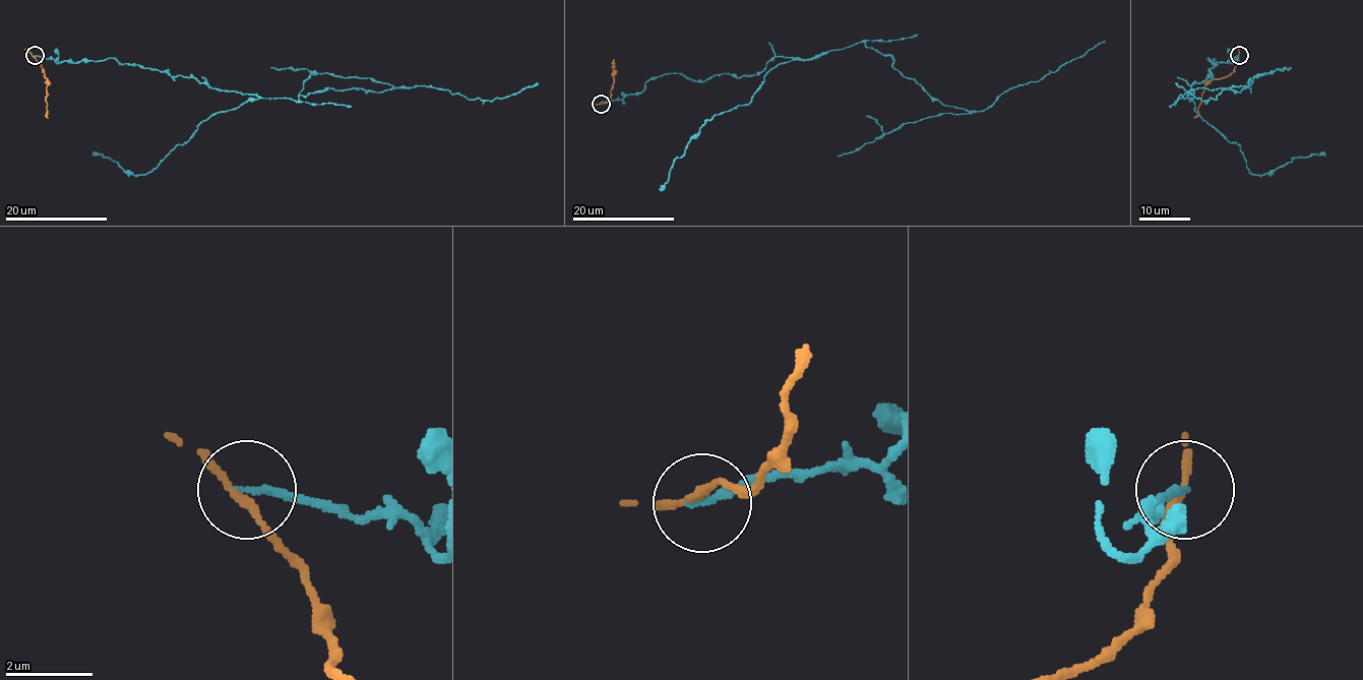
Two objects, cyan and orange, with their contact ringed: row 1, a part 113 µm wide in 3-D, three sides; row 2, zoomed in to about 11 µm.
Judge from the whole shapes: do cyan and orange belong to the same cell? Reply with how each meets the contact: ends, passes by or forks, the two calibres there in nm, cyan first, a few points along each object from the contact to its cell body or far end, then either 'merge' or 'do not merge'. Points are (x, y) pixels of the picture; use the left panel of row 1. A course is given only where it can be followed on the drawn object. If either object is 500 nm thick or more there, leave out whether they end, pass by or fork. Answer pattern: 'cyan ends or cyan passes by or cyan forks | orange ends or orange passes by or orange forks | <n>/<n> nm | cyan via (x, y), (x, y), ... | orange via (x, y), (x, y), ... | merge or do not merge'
cyan ends | orange passes by | 170/150 nm | cyan via (35, 55), (57, 63), (114, 58), (209, 87), (297, 101), (326, 88), (420, 85), (491, 101), (538, 83) | orange via (34, 55), (47, 79), (47, 118) | do not merge

